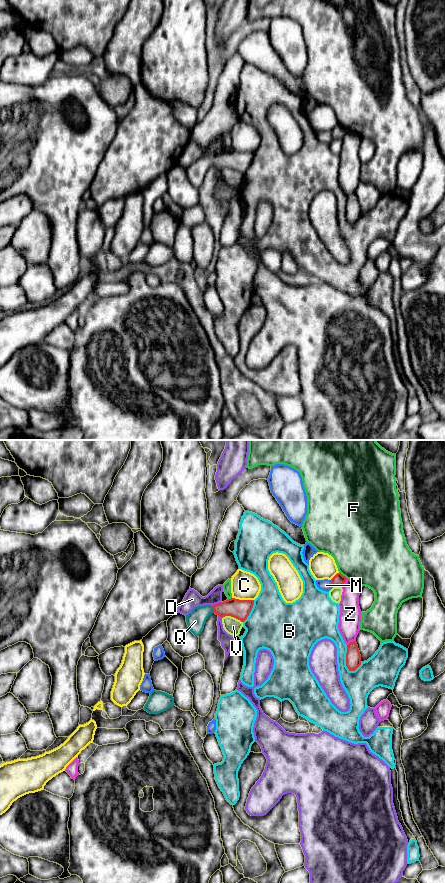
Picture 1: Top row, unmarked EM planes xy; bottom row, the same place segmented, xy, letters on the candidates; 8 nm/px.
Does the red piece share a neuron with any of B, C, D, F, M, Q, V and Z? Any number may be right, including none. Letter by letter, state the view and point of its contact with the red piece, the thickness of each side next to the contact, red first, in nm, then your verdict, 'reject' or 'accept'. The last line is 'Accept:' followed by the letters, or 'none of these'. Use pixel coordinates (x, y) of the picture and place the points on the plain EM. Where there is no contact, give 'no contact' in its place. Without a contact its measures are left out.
B: xy (346, 212) | 130/240 nm | reject
C: xy (243, 152) | 160/220 nm | reject
D: xy (216, 156) | 160/130 nm | reject
F: xy (342, 127) | 100/480 nm | reject
M: xy (332, 135) | 100/100 nm | reject
Q: xy (213, 161) | 160/150 nm | accept
V: xy (232, 168) | 160/140 nm | reject
Z: xy (344, 134) | 100/170 nm | reject
Accept: Q

